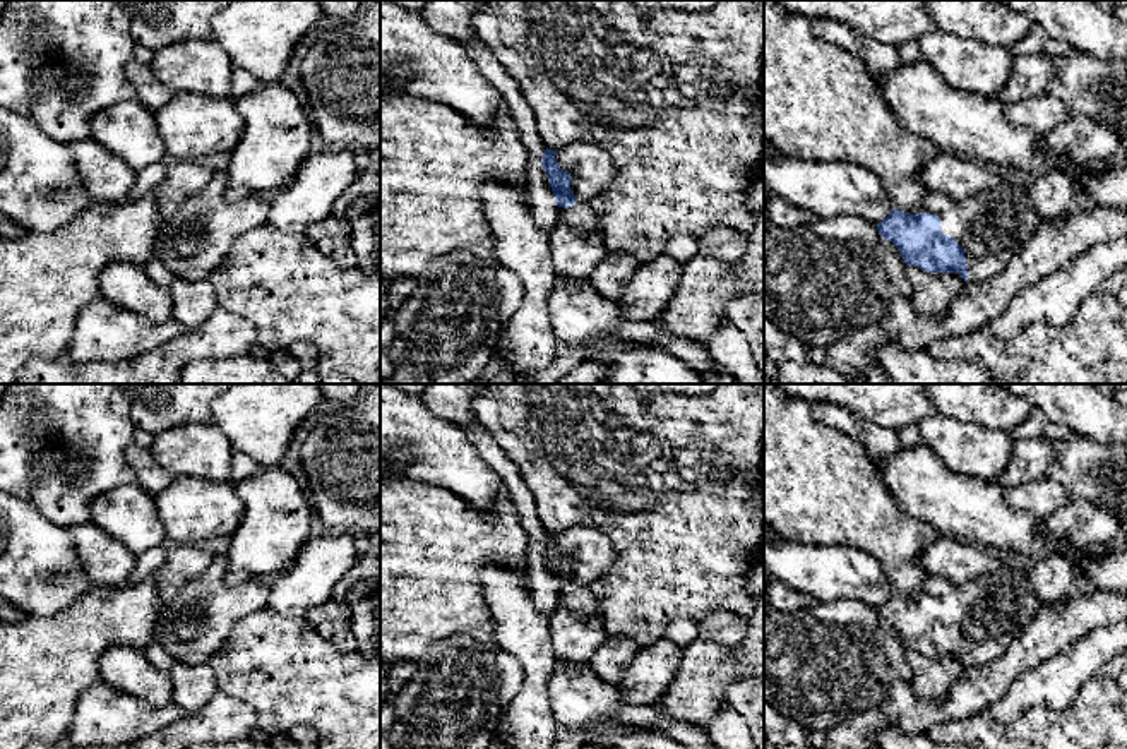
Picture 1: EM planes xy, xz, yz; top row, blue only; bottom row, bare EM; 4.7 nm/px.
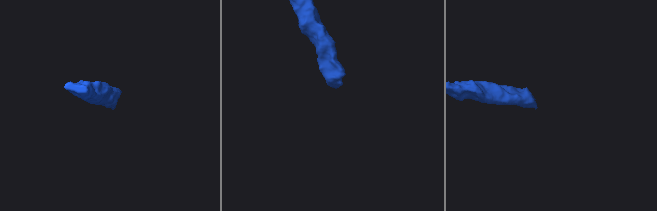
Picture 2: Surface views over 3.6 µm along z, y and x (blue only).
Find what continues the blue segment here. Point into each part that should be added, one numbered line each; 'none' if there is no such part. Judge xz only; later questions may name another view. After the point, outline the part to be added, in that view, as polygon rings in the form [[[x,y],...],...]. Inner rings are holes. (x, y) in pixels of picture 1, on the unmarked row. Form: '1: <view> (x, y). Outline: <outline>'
1: xz (579, 600). Outline: [[[577,584],[570,591],[558,591],[558,602],[579,617],[591,617],[598,610],[601,612],[601,605],[596,596],[582,584]]]

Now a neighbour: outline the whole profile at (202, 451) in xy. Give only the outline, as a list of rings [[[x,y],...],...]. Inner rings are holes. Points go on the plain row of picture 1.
[[[188,423],[154,434],[156,463],[175,476],[230,482],[231,444],[216,423]]]

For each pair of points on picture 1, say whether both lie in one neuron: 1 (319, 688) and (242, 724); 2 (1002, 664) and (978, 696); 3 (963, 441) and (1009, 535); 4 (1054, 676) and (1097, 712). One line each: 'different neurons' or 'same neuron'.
1: different neurons
2: same neuron
3: different neurons
4: different neurons

